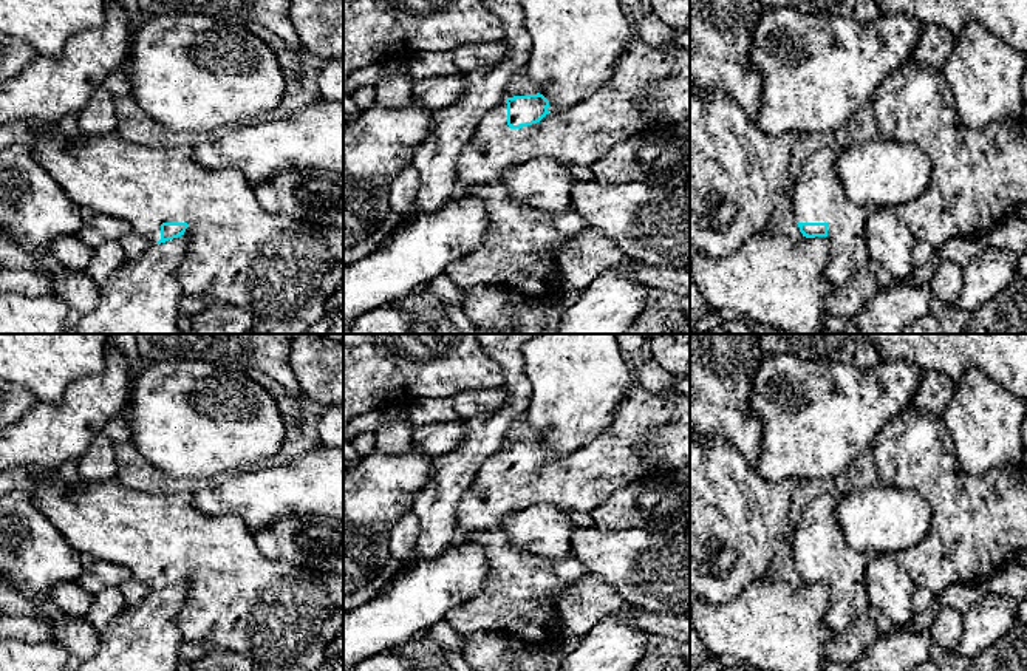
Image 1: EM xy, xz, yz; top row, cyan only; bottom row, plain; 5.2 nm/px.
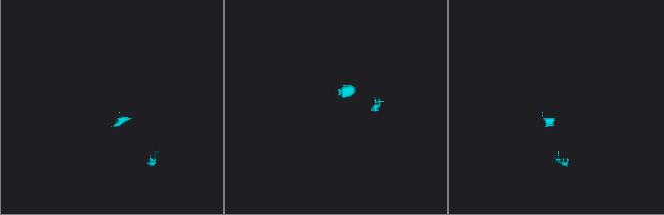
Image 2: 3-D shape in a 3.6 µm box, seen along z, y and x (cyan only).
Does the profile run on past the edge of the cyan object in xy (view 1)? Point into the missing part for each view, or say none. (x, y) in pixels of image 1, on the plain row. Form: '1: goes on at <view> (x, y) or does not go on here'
1: goes on at xy (283, 617)

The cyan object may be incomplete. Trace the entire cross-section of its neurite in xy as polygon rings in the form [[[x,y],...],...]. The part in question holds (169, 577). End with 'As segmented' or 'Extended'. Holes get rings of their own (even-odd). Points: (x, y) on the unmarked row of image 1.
[[[8,468],[0,473],[0,496],[11,492],[28,493],[74,550],[127,567],[131,577],[119,586],[127,606],[141,605],[152,591],[184,581],[187,598],[176,626],[186,642],[203,643],[209,652],[243,654],[252,660],[254,671],[312,671],[325,663],[328,645],[343,632],[343,572],[314,572],[264,557],[243,519],[201,513],[192,506],[192,492],[152,495],[116,481],[67,482],[57,470]]]. Extended

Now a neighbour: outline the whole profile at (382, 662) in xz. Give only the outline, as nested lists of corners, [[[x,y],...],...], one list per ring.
[[[384,652],[362,660],[353,671],[410,671],[410,663],[402,656]]]

